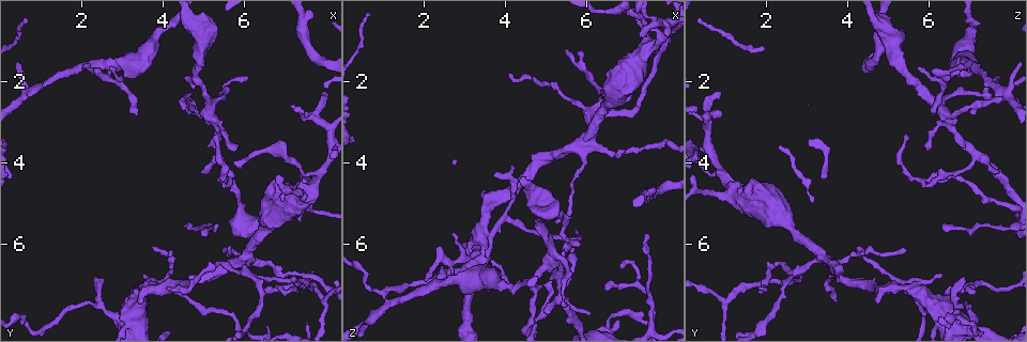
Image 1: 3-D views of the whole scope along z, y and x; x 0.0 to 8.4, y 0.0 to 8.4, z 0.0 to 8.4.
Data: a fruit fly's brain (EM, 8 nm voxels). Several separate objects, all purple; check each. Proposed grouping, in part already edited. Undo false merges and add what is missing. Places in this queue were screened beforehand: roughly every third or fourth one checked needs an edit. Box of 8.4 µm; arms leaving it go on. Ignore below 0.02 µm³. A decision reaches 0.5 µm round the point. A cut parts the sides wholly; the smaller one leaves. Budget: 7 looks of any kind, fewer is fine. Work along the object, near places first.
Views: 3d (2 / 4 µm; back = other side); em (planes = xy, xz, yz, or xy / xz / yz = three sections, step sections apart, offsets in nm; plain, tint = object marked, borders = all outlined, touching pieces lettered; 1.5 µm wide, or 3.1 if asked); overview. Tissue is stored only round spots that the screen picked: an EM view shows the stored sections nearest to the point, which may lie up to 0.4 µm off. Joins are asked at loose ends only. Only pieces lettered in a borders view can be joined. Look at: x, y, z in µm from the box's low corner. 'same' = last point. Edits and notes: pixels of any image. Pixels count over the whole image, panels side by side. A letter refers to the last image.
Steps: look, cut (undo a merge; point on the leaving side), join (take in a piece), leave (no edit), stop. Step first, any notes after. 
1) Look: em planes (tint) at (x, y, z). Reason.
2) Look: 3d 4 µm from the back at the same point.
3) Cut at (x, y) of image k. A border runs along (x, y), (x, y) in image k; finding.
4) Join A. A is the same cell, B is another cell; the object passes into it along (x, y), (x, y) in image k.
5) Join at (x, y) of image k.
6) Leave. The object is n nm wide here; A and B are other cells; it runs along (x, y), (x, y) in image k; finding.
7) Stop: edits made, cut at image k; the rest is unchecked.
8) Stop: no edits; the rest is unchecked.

Look: em planes (borders) at (4.10, 7.10, 1.80). Tapers out.

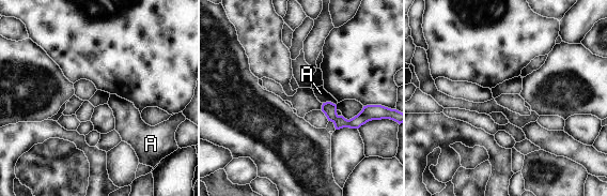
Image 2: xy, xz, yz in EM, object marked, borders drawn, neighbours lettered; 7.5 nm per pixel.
Leave. A is another cell; a border runs along (323, 102), (332, 102), (336, 105) in image 2; no lettered piece goes on from it.

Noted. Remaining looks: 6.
Look: em planes (borders) at (5.05, 4.25, 7.75). An open end.

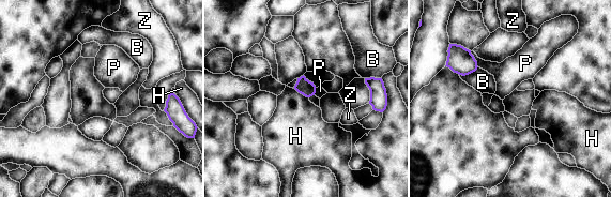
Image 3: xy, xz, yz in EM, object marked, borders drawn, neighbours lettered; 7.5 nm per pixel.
Leave. B, H, P and Z are other cells; a border runs along (294, 88), (308, 97) in image 3; no lettered piece goes on from it.

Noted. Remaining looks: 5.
Look: 3d 2 µm at (5.50, 6.10, 5.50). Branch stops here.

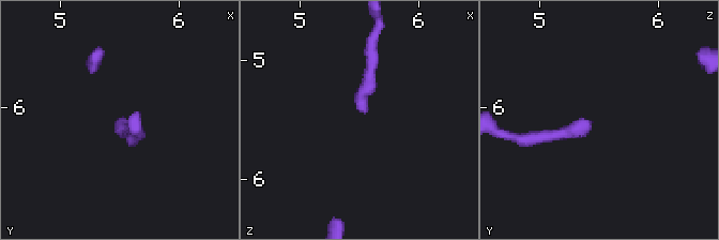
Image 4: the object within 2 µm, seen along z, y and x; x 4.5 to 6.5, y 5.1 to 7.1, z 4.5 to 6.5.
Look: em xy step 8 (tint) at (5.54, 6.12, 5.46). Now the EM.

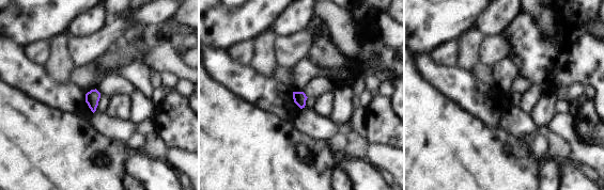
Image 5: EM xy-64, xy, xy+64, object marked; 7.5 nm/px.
Look: em planes (borders) at the same point.

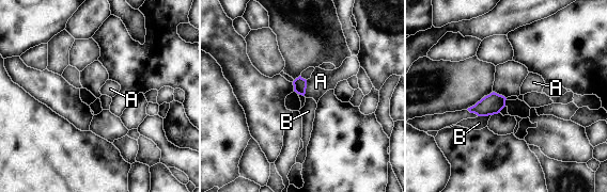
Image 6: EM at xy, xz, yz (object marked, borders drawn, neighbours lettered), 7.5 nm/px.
Leave. The object is 100 nm wide here; A and B are other cells; none of them fits.

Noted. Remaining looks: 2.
Stop: no edits; the rest is unchecked.

